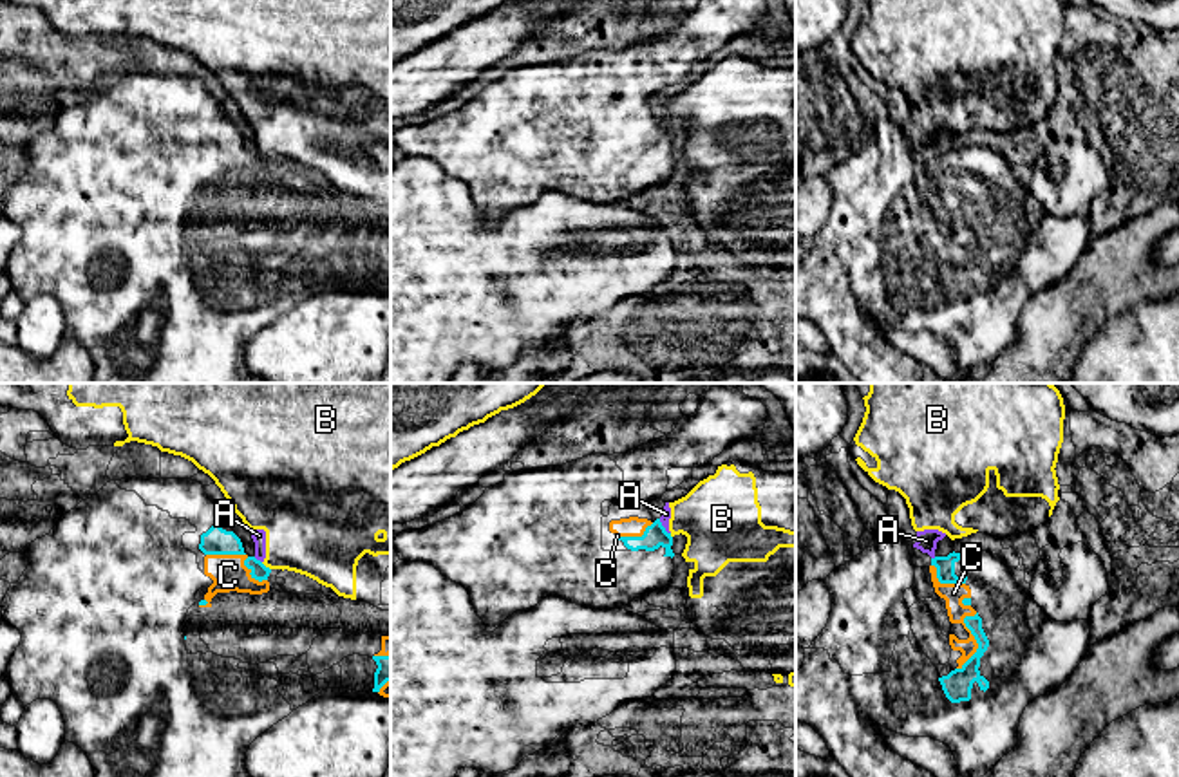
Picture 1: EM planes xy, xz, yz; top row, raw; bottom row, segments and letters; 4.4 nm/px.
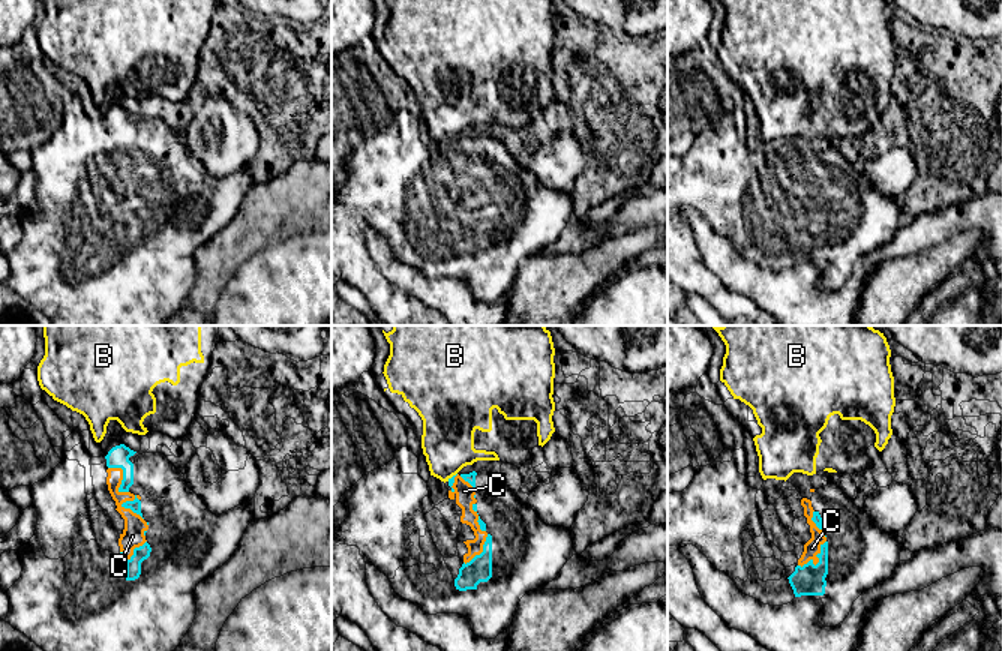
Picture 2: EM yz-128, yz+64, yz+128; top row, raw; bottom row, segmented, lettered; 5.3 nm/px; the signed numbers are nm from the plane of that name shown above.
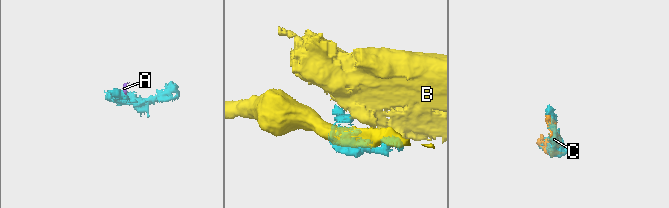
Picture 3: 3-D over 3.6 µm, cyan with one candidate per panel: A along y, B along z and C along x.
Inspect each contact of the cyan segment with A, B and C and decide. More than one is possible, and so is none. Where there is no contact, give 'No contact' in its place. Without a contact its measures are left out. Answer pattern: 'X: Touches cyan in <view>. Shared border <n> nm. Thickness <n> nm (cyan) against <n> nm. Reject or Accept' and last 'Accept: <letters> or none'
A: Touches cyan in xz. Shared border 90 nm. Thickness 110 nm (cyan) against 50 nm. Reject
B: Touches cyan in xy. Shared border 60 nm. Thickness 80 nm (cyan) against 380 nm. Reject
C: Touches cyan in xy. Shared border 300 nm. Thickness 120 nm (cyan) against 160 nm. Accept
Accept: C

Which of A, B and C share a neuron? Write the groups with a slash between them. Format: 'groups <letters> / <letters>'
groups A B / C

